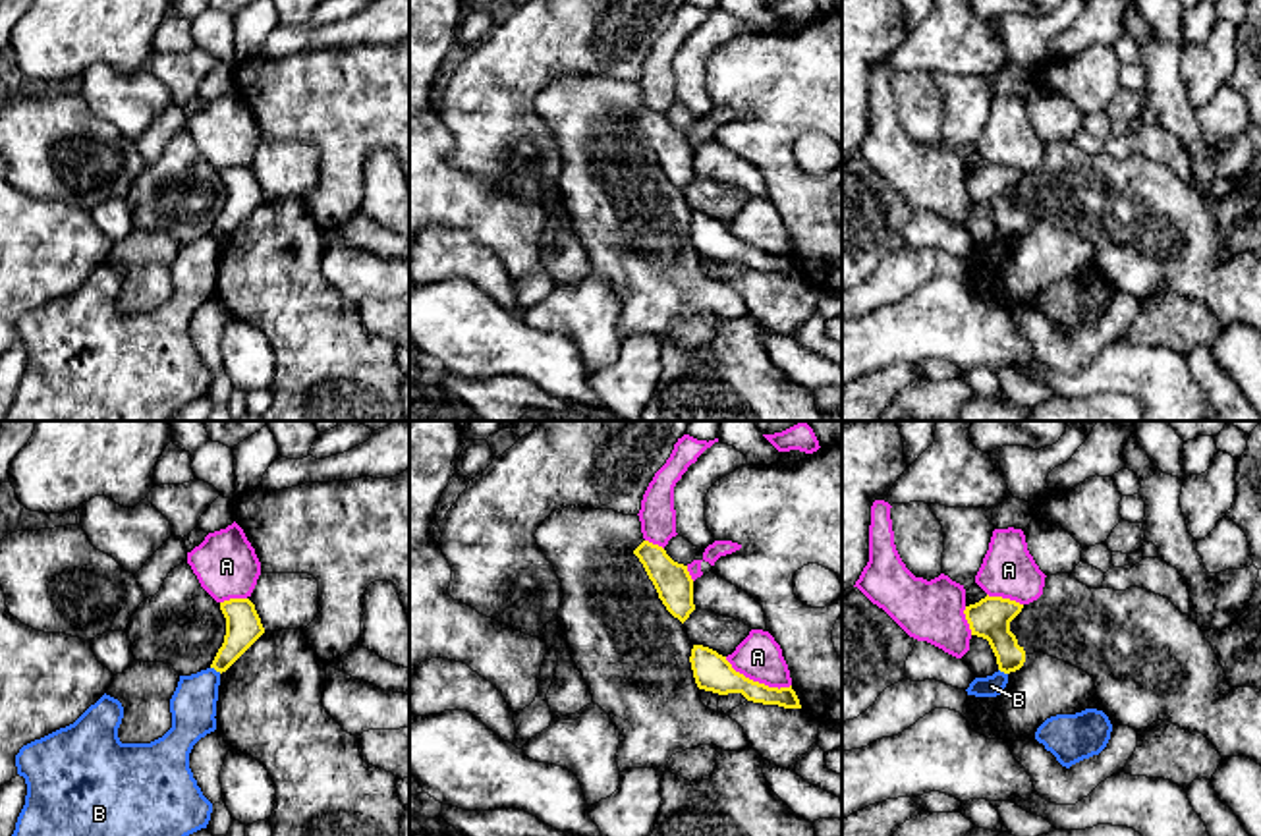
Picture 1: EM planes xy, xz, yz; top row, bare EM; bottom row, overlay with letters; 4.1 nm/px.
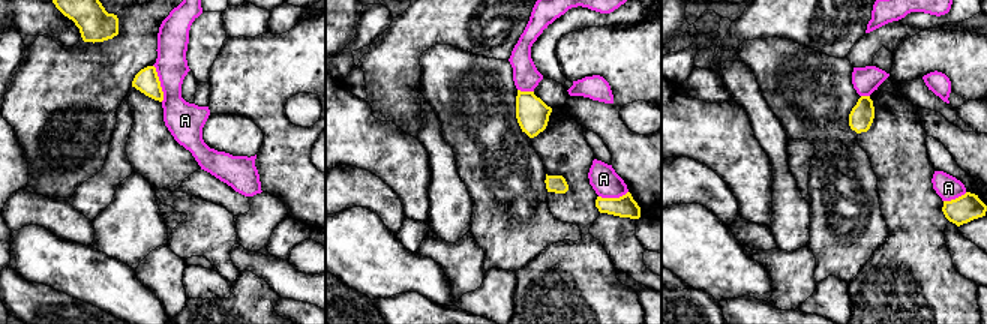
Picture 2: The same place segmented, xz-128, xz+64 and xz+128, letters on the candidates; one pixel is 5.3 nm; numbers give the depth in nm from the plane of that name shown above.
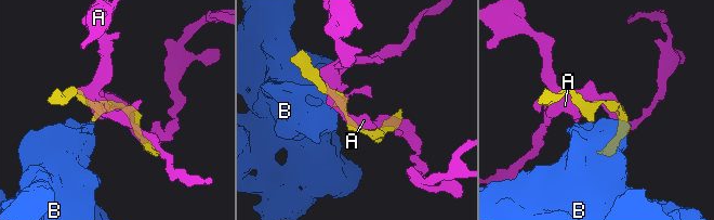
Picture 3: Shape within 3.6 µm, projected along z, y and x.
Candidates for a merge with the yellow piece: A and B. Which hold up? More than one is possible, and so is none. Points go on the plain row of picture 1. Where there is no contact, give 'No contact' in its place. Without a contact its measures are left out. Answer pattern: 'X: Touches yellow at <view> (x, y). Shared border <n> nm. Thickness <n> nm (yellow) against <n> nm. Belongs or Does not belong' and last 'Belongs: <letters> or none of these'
A: Touches yellow at xz (757, 250). Shared border 300 nm. Thickness 160 nm (yellow) against 190 nm. Does not belong
B: Touches yellow at xy (217, 238). Shared border 50 nm. Thickness 150 nm (yellow) against 190 nm. Does not belong
Belongs: none of these

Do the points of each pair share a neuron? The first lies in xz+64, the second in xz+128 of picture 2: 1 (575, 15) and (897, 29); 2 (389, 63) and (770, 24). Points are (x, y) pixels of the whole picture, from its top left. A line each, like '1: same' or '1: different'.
1: different
2: same

